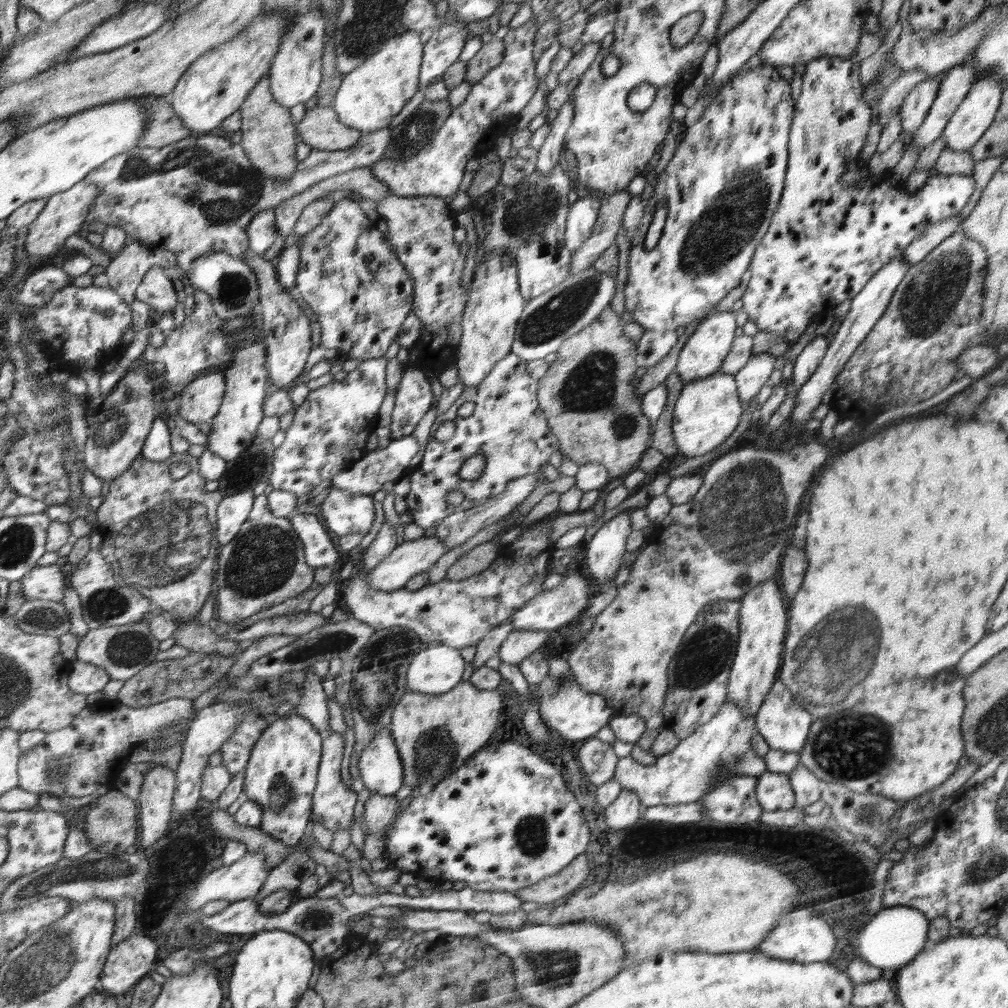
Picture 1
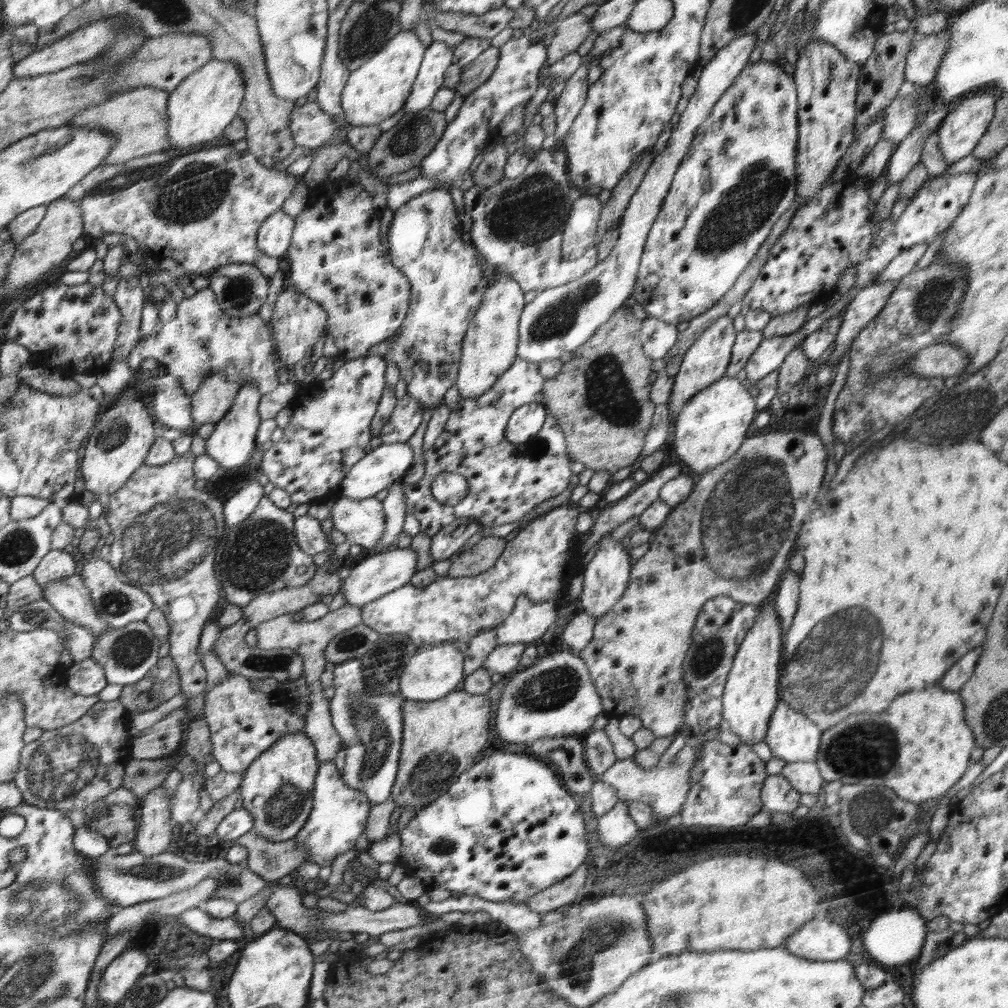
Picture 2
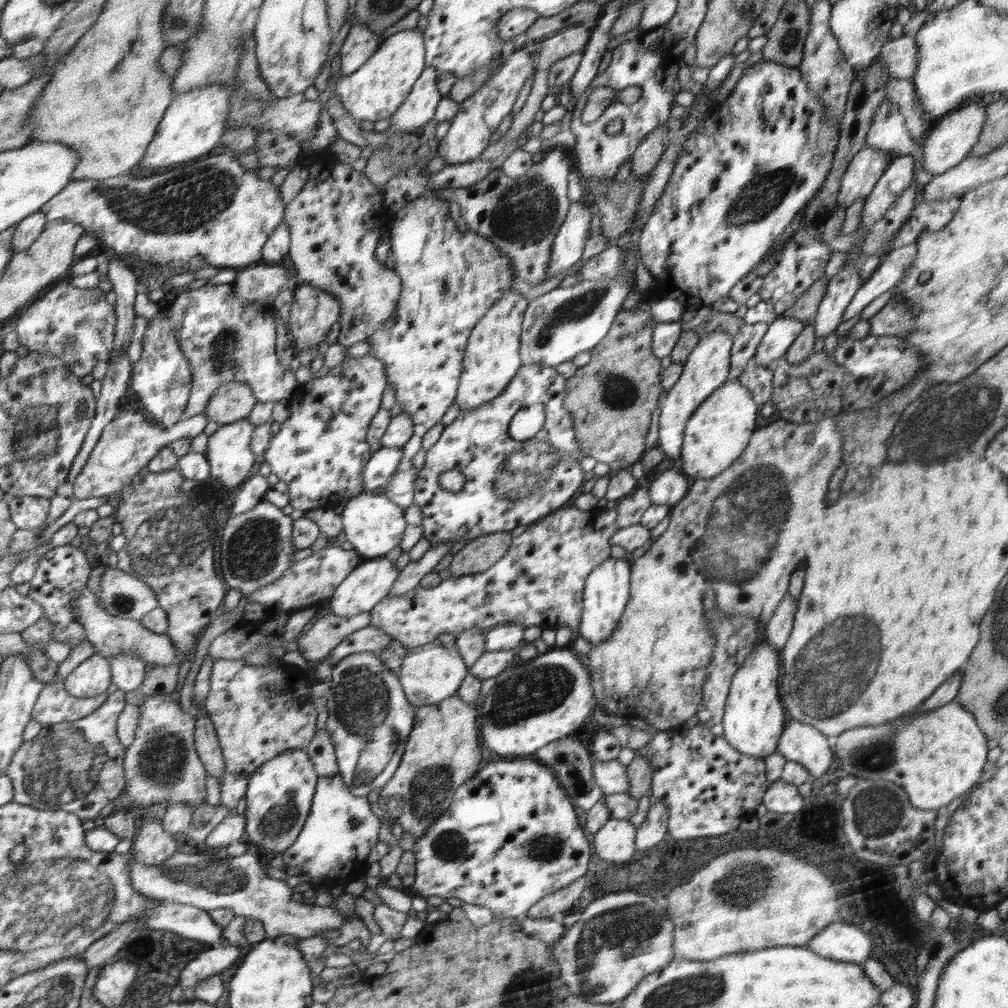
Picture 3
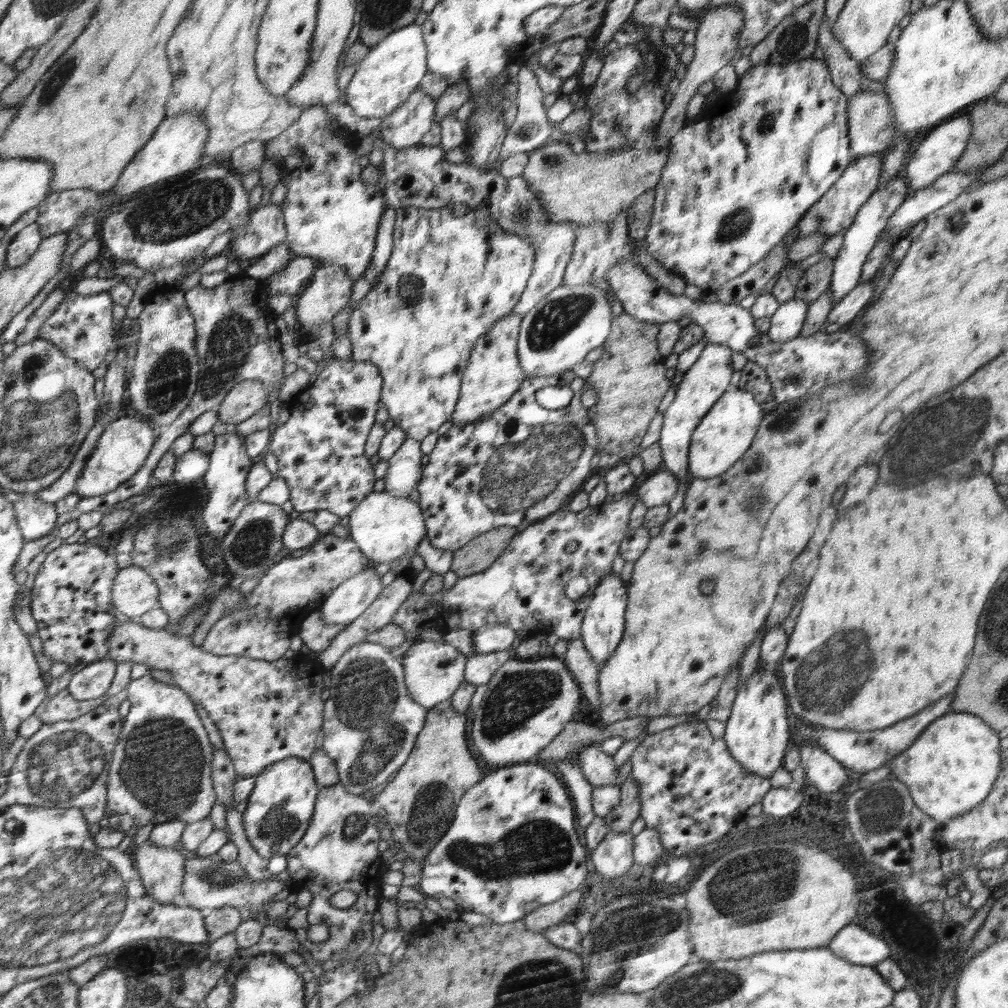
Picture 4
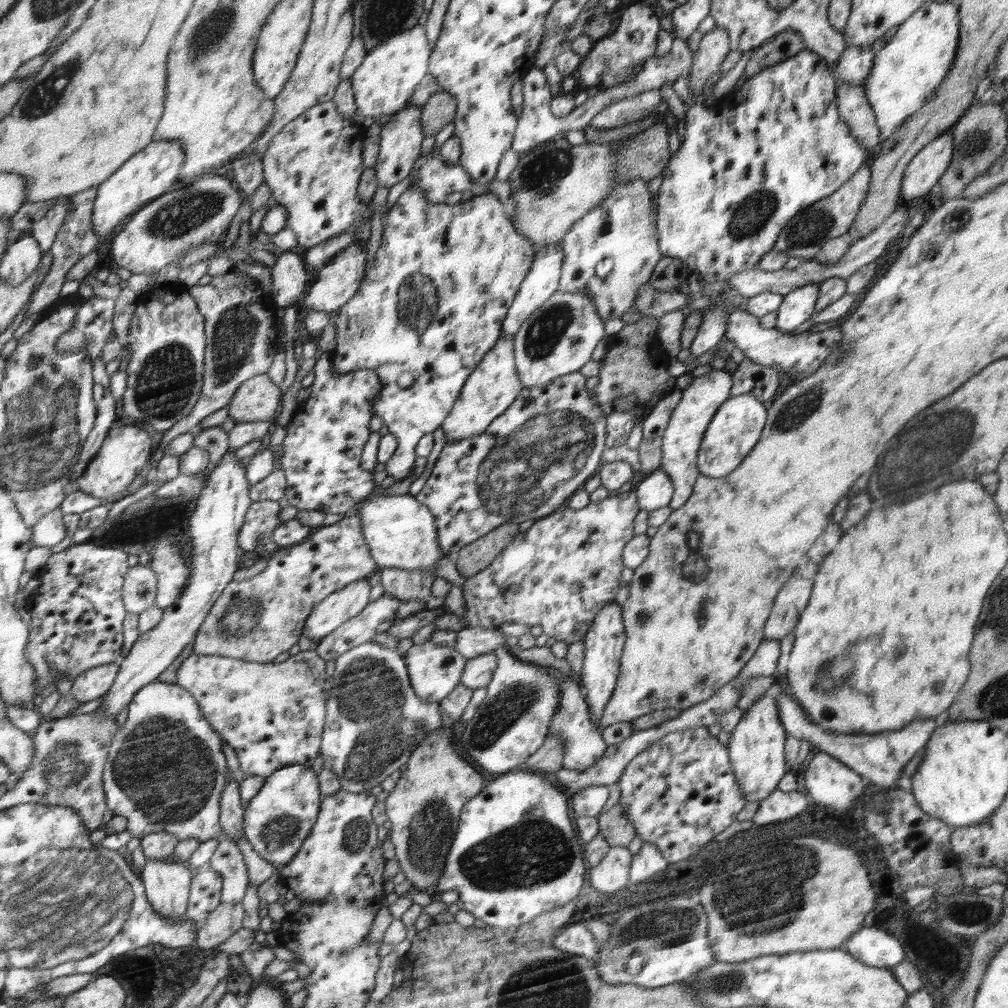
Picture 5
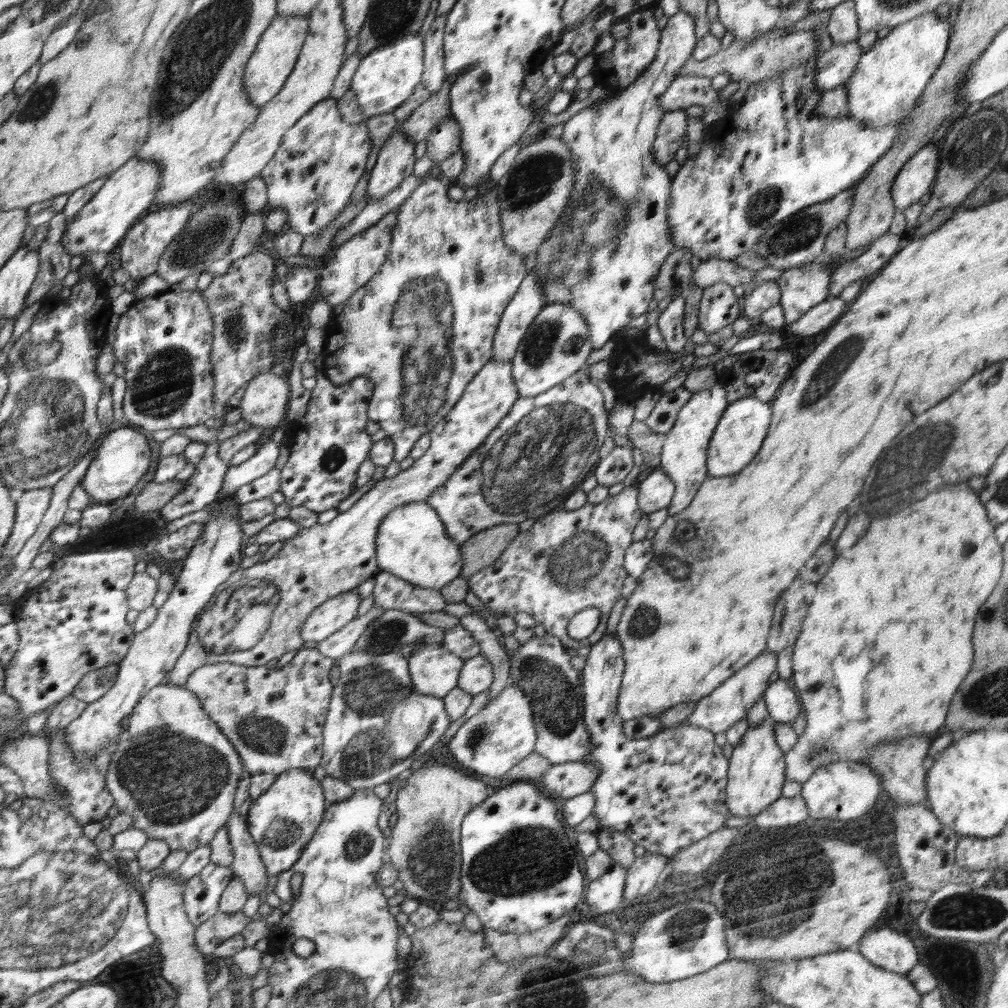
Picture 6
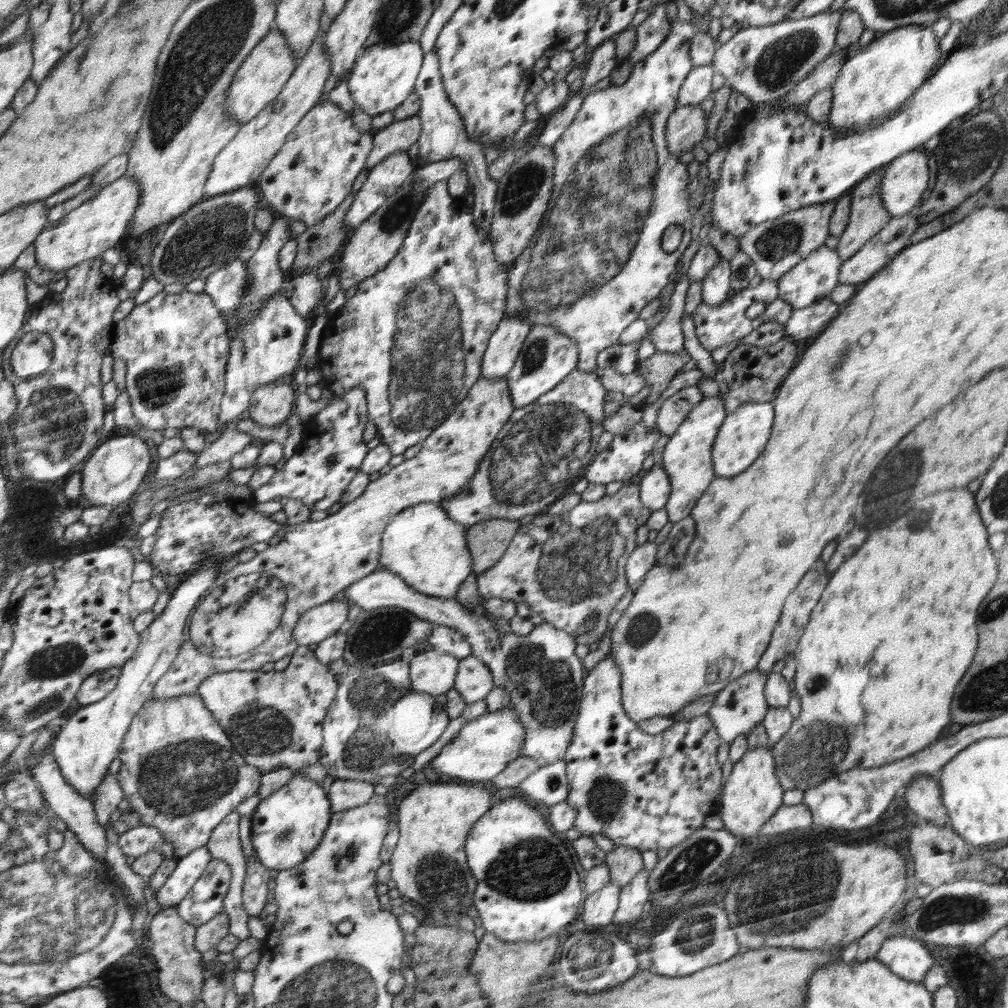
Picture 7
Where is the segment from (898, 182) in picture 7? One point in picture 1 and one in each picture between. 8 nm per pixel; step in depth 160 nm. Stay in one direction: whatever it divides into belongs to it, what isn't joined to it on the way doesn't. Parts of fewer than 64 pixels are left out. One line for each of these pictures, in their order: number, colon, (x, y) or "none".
1: (975, 114)
2: (962, 129)
3: (950, 140)
4: (937, 154)
5: (930, 164)
6: (915, 178)

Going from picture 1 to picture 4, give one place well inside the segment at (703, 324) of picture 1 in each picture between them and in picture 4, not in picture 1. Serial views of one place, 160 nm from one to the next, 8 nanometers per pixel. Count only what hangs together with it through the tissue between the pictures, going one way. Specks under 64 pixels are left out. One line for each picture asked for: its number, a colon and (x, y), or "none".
2: (706, 361)
3: (707, 367)
4: (698, 388)

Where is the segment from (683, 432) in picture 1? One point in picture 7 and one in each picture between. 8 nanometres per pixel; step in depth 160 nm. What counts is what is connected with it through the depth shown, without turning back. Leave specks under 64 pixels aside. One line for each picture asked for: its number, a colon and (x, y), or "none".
2: (710, 429)
3: (717, 436)
4: (727, 433)
5: (738, 427)
6: (745, 427)
7: (745, 435)

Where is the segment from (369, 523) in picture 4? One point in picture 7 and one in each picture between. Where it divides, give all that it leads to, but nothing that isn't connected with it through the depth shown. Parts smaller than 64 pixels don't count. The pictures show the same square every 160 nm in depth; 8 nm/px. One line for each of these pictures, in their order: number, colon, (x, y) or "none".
5: (402, 533)
6: (413, 543)
7: (424, 546)

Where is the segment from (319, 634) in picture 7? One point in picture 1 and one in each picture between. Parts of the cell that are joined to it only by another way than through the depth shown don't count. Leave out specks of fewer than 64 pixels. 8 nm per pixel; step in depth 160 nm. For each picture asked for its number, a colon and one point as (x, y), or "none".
1: (409, 559)
2: (375, 575)
3: (370, 583)
4: (352, 598)
5: (346, 603)
6: (331, 616)

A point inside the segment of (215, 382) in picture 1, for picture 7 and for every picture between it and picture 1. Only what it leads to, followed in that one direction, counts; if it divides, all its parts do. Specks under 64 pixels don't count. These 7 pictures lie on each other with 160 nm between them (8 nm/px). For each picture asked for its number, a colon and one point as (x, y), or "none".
2: (214, 400)
3: (232, 402)
4: (244, 400)
5: (257, 400)
6: (265, 401)
7: (272, 404)

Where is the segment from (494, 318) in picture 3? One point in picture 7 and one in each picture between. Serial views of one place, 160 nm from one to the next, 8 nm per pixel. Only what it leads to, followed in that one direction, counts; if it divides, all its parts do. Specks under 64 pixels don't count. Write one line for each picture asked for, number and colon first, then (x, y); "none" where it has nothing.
4: (495, 374)
5: (493, 388)
6: (259, 614)
7: (250, 618)

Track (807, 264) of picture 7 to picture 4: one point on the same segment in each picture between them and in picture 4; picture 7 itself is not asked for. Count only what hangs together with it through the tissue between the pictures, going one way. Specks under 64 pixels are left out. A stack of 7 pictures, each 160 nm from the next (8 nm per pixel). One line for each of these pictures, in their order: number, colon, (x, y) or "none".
4: (787, 322)
5: (797, 306)
6: (803, 288)

